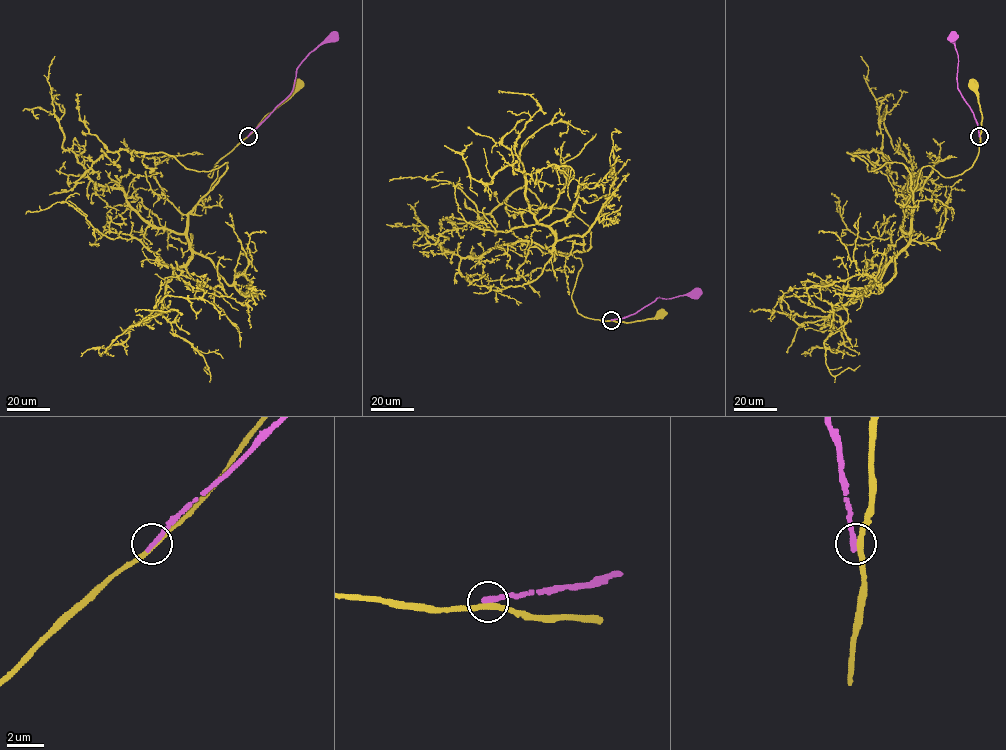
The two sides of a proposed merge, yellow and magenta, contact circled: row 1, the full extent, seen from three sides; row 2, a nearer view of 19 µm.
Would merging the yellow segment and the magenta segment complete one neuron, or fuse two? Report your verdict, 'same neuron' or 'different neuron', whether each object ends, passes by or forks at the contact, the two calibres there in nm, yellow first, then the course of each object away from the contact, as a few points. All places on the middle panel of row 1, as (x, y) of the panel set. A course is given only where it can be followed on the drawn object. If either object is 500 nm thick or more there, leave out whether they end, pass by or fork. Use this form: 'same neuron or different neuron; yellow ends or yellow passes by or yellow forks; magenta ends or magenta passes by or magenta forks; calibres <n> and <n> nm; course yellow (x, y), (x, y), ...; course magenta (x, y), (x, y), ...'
different neuron; yellow passes by; magenta ends; calibres 280 and 360 nm; course yellow (611, 320), (632, 322), (661, 317), (664, 313), (661, 313); course magenta (611, 320), (635, 314), (657, 298), (697, 293)

